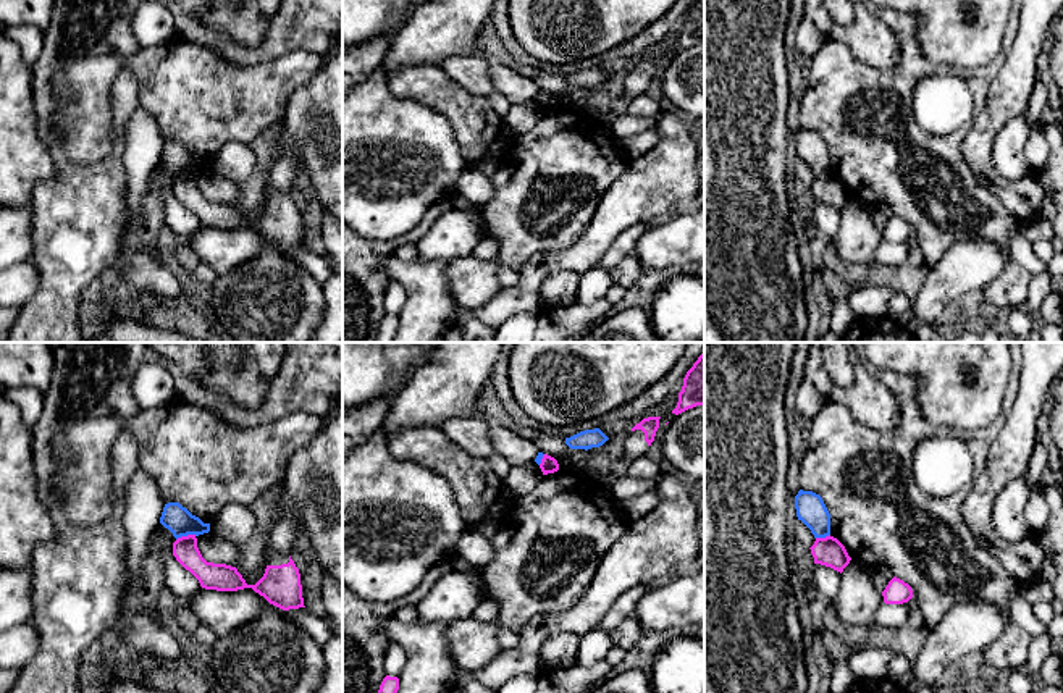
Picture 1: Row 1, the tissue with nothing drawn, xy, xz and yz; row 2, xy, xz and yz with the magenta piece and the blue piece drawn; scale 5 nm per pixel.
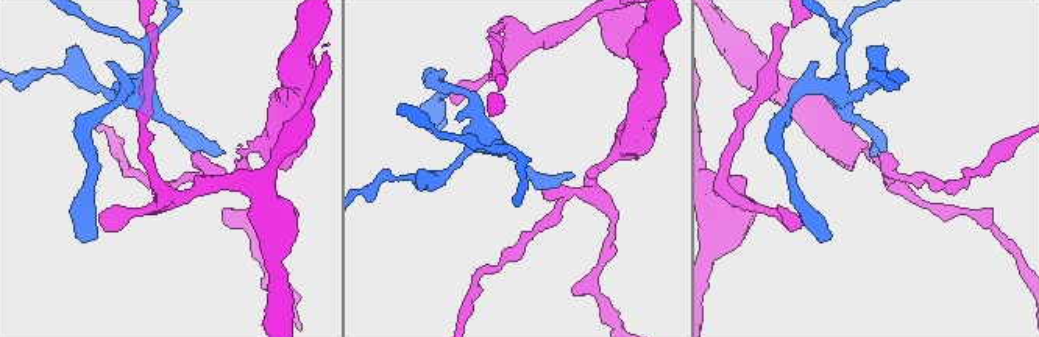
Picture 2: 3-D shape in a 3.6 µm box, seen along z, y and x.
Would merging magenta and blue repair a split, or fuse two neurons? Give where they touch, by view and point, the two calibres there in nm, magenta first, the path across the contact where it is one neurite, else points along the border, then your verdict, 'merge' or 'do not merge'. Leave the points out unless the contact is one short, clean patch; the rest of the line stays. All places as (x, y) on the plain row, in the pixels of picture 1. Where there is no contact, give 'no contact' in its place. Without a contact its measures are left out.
meets magenta in xy at (188, 173); 130 nm thick on the magenta side, 140 nm on the other; border along xy (196, 173), (181, 173), (176, 178); do not merge

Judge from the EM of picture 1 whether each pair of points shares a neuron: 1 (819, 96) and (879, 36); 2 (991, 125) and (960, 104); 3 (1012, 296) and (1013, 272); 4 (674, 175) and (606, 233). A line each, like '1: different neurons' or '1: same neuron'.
1: different neurons
2: different neurons
3: same neuron
4: same neuron

